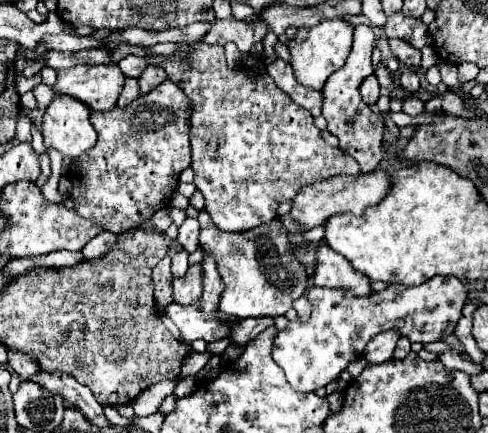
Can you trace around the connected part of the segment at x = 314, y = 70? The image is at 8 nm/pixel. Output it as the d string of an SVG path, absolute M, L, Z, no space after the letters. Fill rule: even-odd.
M323 20L315 28L299 28L295 38L287 42L291 54L291 66L297 82L307 88L321 90L327 78L345 64L351 52L351 44L353 44L353 28L345 20Z

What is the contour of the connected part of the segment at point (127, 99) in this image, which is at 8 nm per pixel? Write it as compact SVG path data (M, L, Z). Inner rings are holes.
M127 78L125 80L125 88L123 88L123 92L121 92L119 100L117 100L117 106L119 108L129 106L137 96L139 96L139 82L137 82L137 78Z

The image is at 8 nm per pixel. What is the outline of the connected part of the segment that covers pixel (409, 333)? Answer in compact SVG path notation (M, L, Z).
M435 276L427 280L421 286L401 286L401 284L391 284L383 292L371 294L371 298L355 298L349 290L331 290L331 288L311 288L307 294L309 302L313 304L311 320L307 324L303 322L291 322L283 332L279 332L273 348L273 358L281 366L281 370L287 376L287 382L297 390L297 392L315 392L317 388L327 386L331 380L339 378L341 370L347 368L349 362L357 360L363 356L363 350L367 342L377 336L379 332L393 330L397 328L401 336L407 336L411 342L439 342L445 336L453 334L455 322L461 316L461 308L467 300L467 288L463 282L455 276Z

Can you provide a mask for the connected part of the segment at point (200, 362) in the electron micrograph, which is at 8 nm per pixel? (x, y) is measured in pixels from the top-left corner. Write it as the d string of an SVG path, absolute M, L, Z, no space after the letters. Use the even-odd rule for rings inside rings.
M191 350L189 356L185 356L181 376L187 378L187 376L191 376L191 374L197 374L197 372L207 364L209 358L211 358L211 352L209 352L209 350L205 350L205 352L195 352L195 350Z

